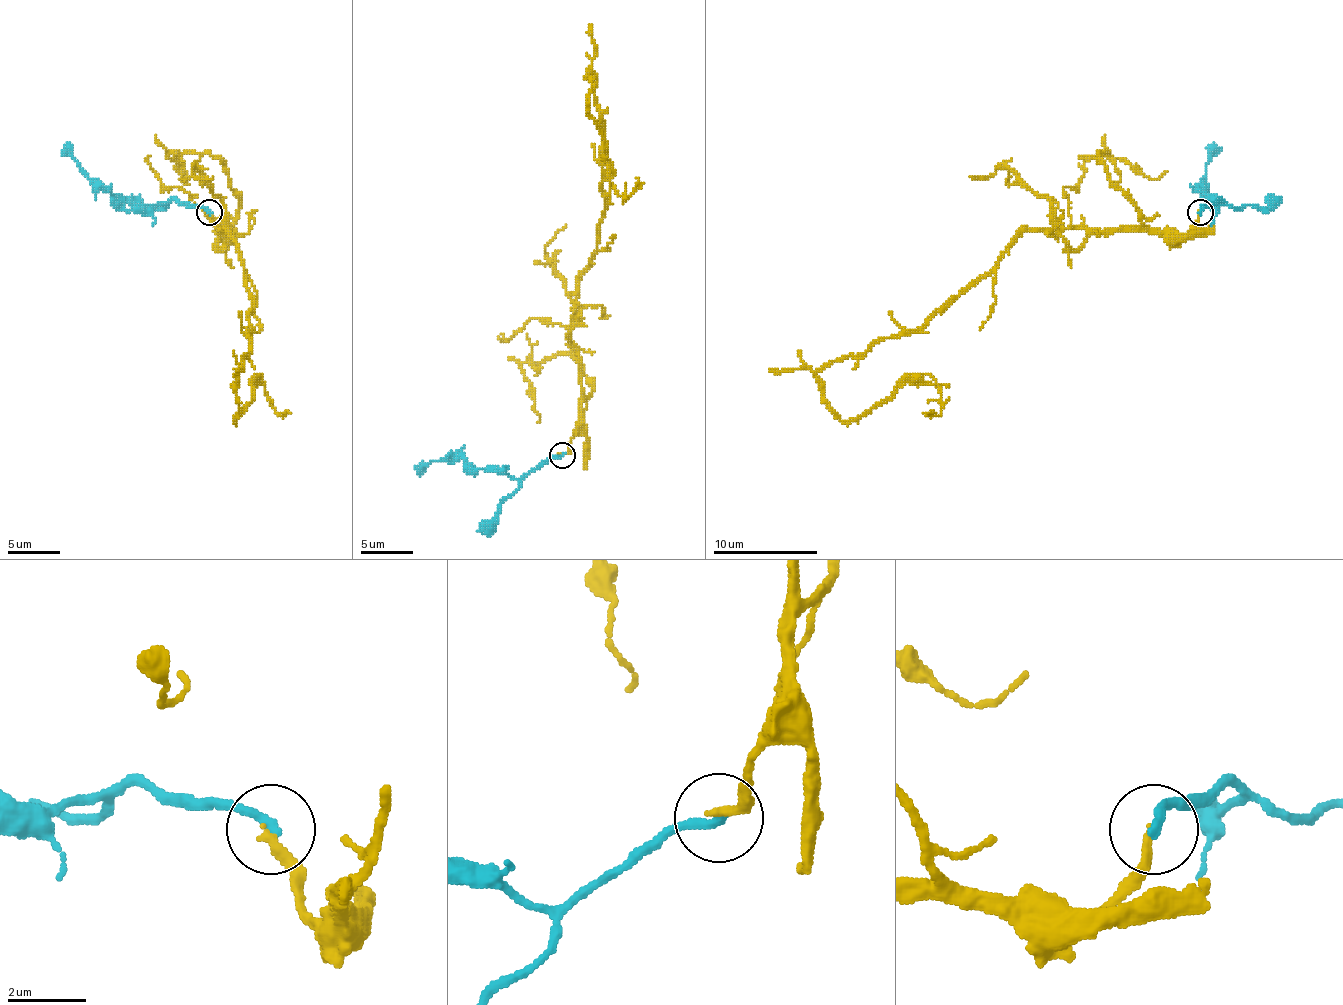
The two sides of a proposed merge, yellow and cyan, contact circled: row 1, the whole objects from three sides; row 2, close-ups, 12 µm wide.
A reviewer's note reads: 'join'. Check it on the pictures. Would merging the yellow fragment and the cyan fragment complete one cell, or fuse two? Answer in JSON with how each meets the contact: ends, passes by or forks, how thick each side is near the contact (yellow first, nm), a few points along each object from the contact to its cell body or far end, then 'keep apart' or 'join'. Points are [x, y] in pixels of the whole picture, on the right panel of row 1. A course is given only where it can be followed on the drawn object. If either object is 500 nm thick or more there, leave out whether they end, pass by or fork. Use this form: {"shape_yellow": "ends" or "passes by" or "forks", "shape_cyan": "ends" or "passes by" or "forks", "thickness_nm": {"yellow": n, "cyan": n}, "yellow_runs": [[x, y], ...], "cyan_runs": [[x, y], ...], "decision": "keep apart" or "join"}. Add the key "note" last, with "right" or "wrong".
{"shape_yellow": "ends", "shape_cyan": "ends", "thickness_nm": {"yellow": 220, "cyan": 280}, "yellow_runs": [[1198, 213], [1172, 236], [1026, 228], [920, 327], [816, 374], [842, 420], [928, 374], [941, 413], [922, 413]], "cyan_runs": [[1201, 213], [1203, 207], [1219, 200], [1224, 202], [1214, 210], [1214, 202], [1203, 192], [1203, 179], [1214, 142]], "decision": "keep apart", "note": "wrong"}

